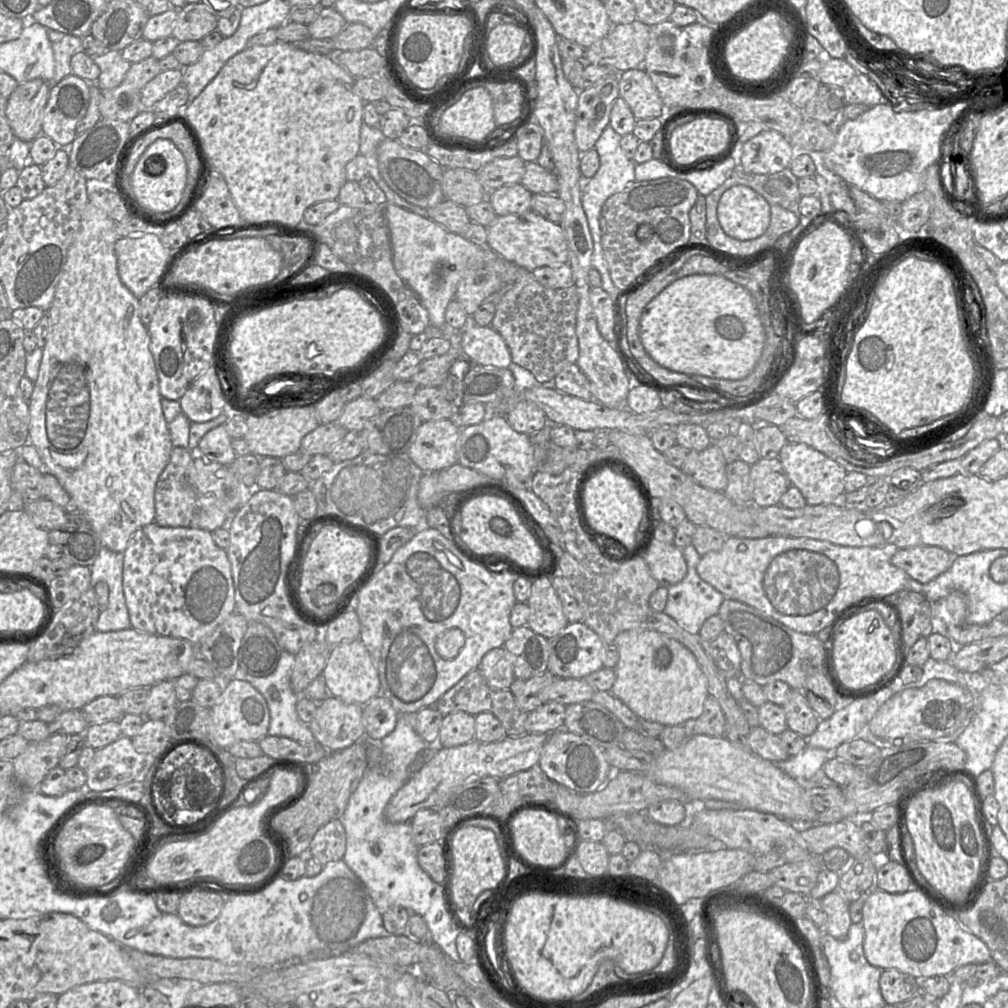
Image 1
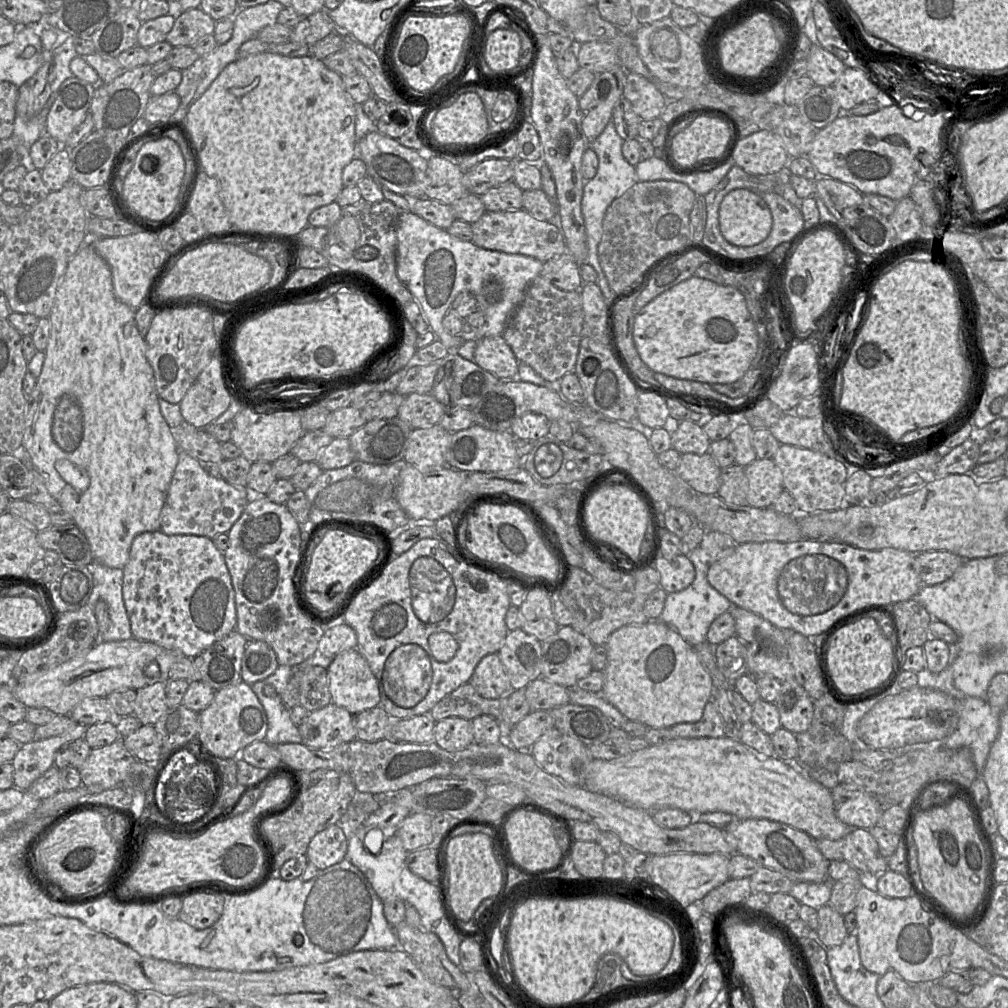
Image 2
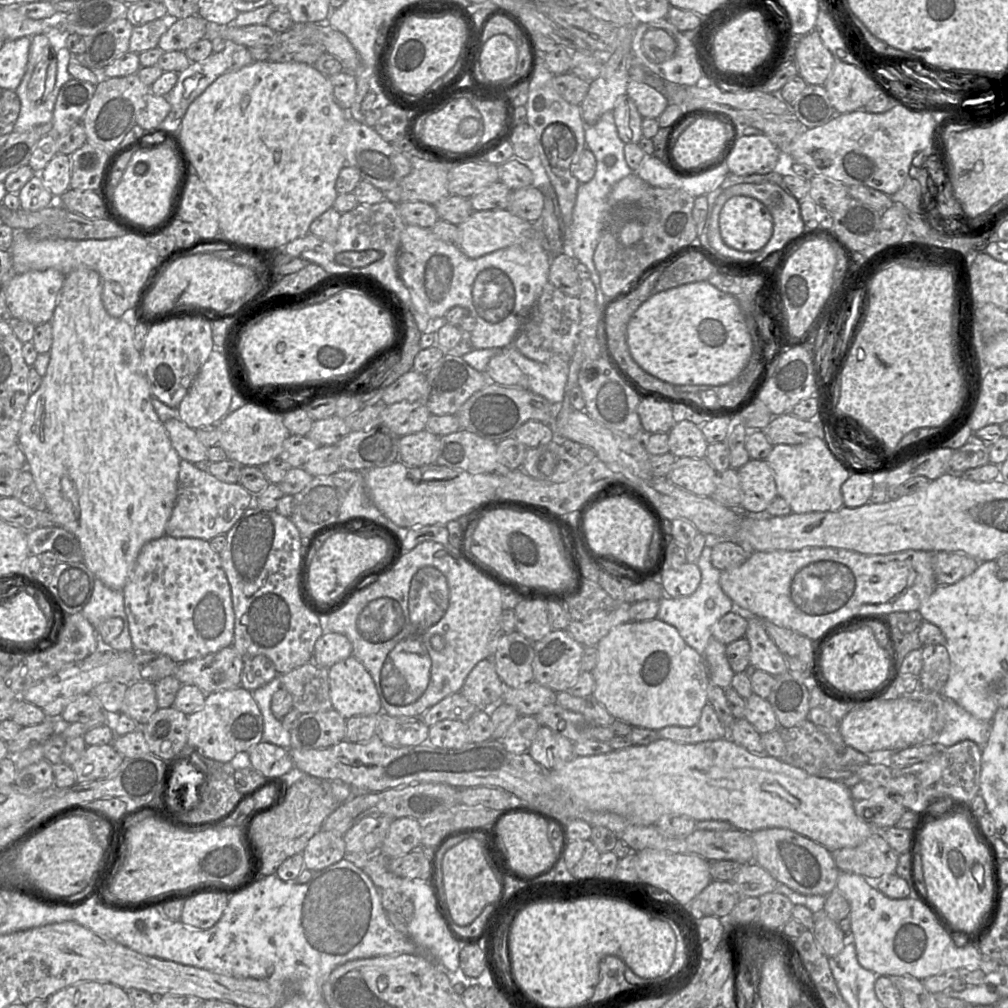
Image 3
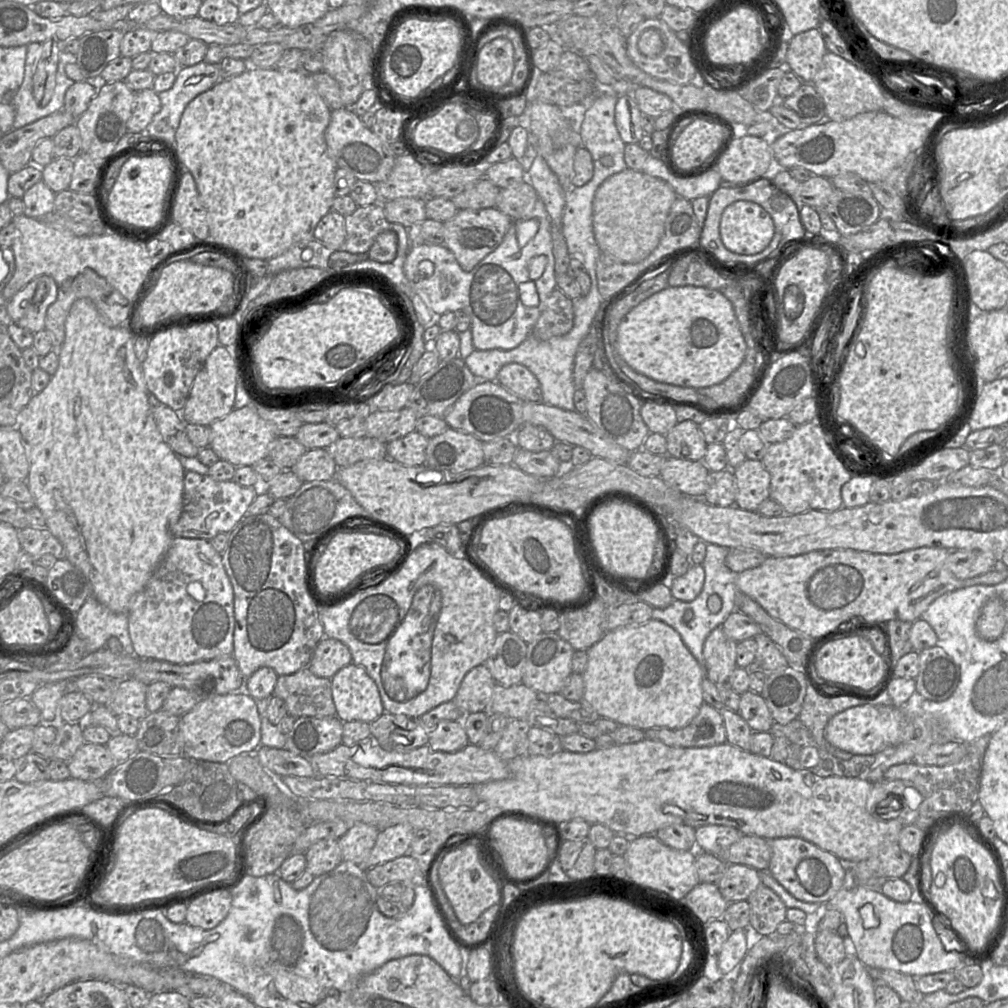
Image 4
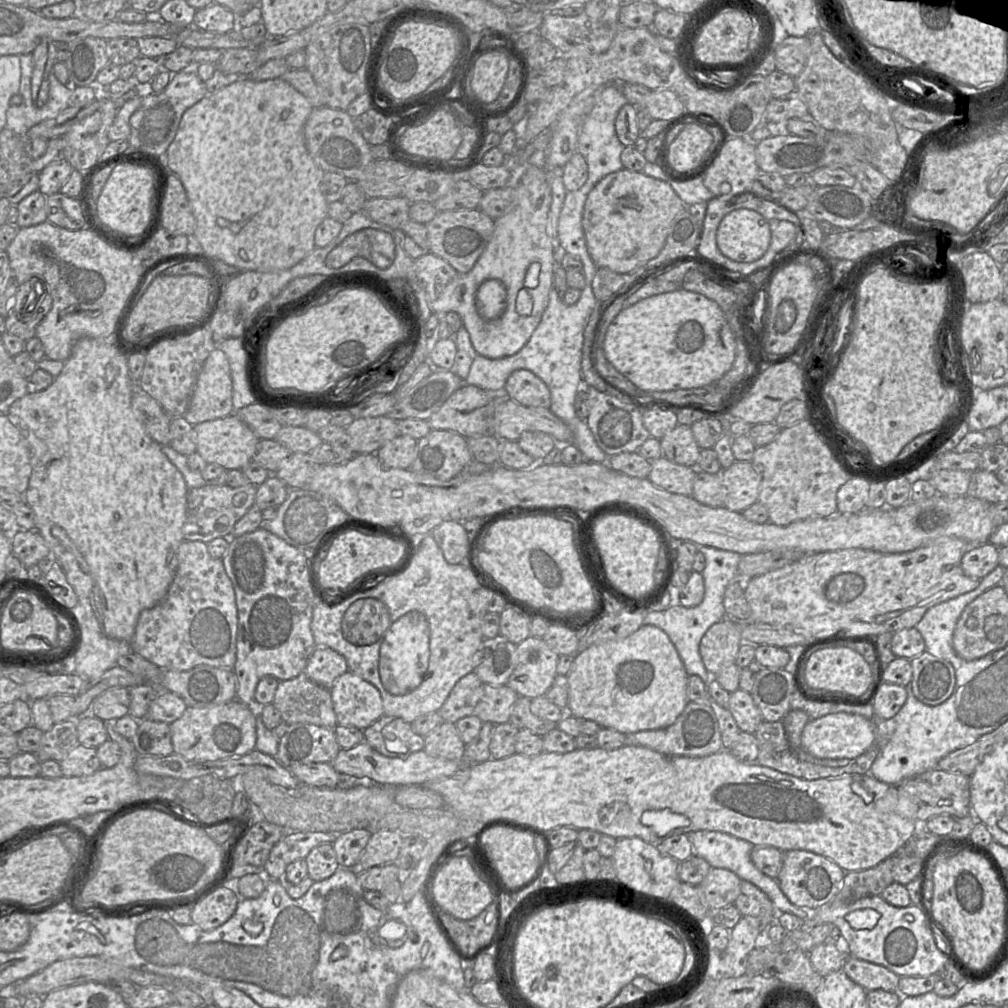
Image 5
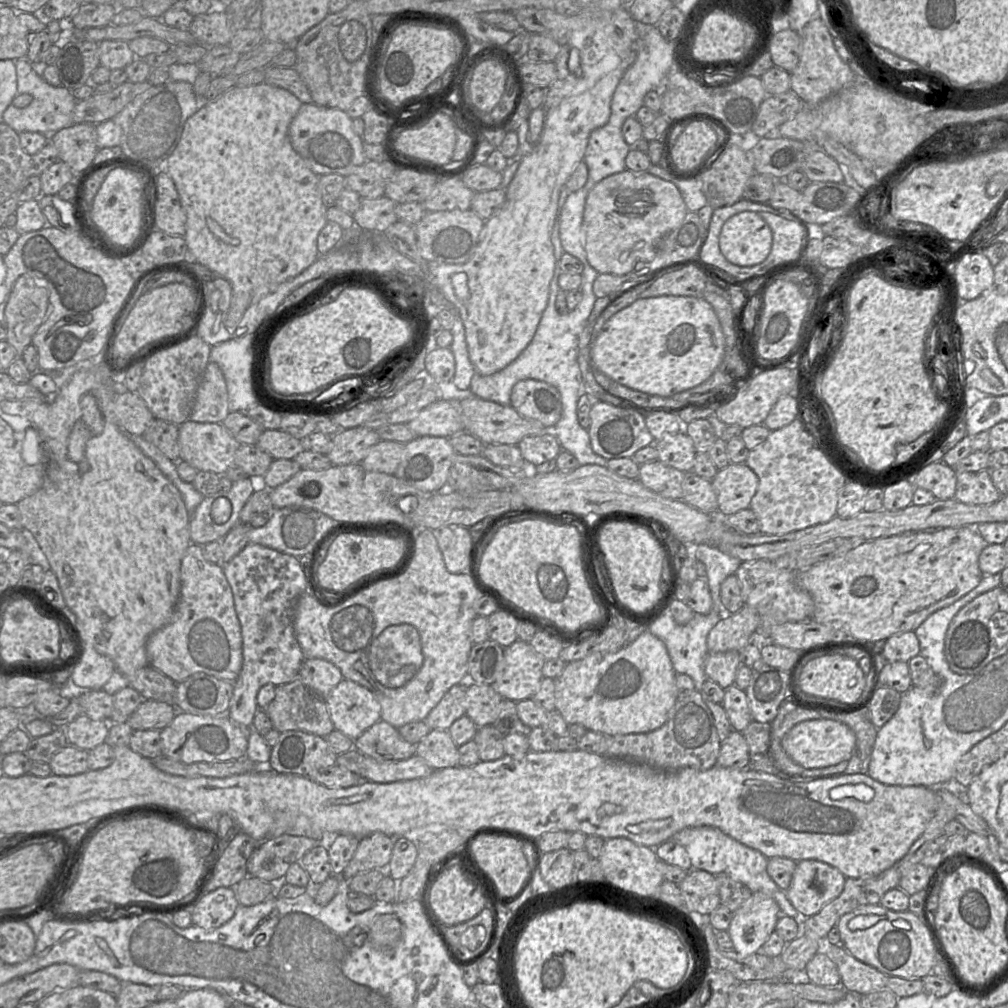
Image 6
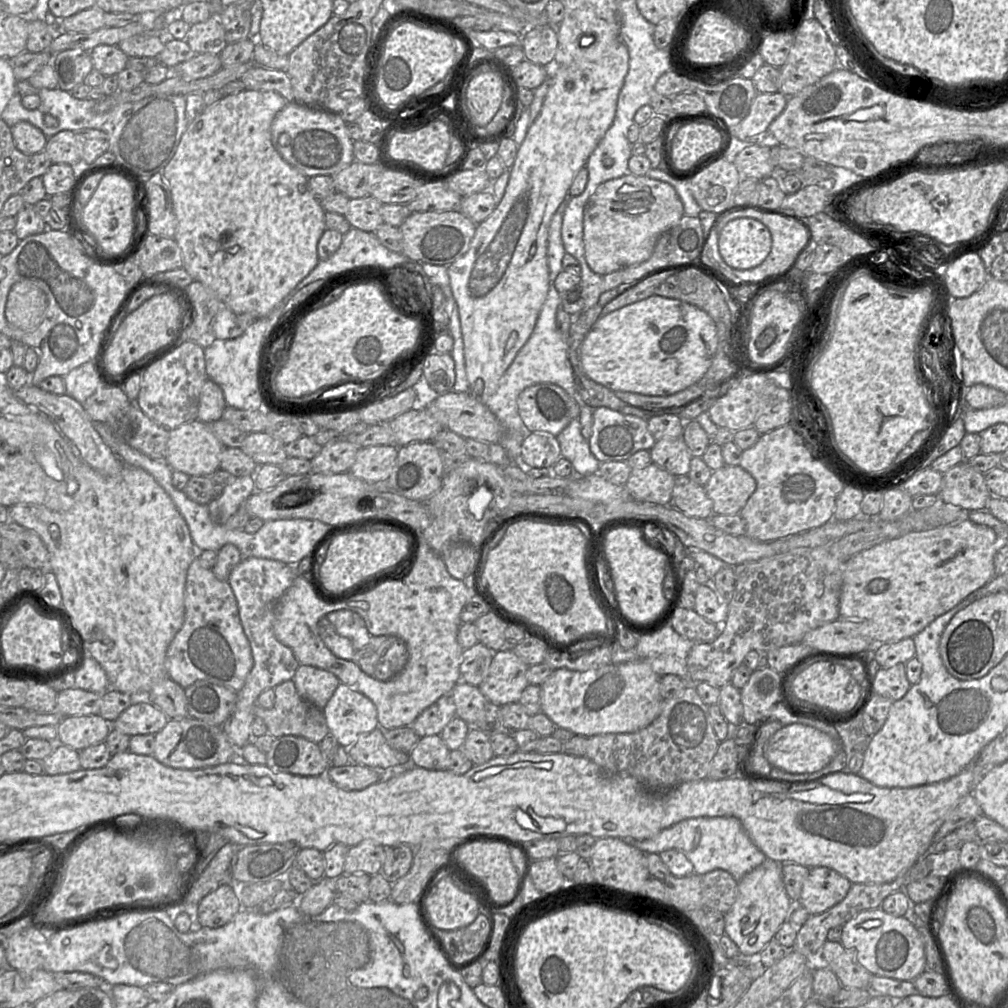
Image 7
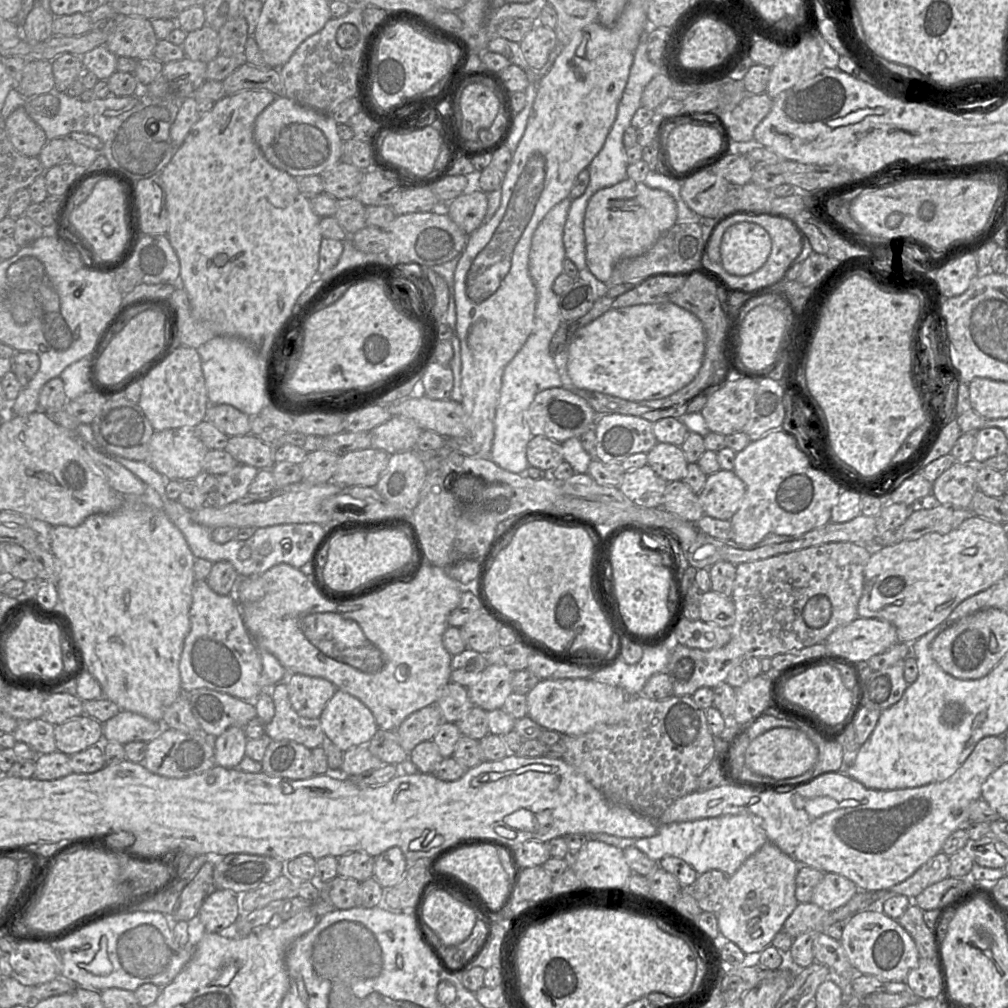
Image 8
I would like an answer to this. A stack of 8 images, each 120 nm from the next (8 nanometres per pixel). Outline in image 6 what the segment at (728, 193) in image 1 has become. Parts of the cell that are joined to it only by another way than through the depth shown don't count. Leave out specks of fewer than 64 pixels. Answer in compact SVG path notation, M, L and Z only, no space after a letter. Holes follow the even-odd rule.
M743 211L730 217L722 226L719 247L732 264L742 267L762 263L772 248L772 231L756 212Z

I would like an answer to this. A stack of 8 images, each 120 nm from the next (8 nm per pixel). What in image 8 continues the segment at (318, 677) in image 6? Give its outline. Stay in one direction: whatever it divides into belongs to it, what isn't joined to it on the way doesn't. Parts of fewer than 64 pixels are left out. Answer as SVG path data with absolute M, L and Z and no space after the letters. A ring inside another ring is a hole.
M289 674L281 681L288 688L294 710L305 718L320 718L325 706L337 691L336 686L320 677Z

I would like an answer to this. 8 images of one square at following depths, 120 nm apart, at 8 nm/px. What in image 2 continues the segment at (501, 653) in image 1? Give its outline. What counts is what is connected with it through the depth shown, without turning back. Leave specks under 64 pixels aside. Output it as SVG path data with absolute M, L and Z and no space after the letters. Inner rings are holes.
M498 653L487 655L478 663L469 683L485 699L499 699L511 690Z

